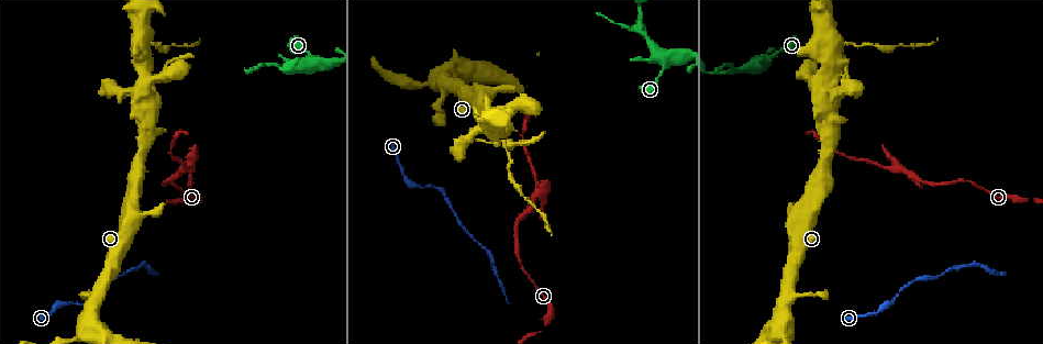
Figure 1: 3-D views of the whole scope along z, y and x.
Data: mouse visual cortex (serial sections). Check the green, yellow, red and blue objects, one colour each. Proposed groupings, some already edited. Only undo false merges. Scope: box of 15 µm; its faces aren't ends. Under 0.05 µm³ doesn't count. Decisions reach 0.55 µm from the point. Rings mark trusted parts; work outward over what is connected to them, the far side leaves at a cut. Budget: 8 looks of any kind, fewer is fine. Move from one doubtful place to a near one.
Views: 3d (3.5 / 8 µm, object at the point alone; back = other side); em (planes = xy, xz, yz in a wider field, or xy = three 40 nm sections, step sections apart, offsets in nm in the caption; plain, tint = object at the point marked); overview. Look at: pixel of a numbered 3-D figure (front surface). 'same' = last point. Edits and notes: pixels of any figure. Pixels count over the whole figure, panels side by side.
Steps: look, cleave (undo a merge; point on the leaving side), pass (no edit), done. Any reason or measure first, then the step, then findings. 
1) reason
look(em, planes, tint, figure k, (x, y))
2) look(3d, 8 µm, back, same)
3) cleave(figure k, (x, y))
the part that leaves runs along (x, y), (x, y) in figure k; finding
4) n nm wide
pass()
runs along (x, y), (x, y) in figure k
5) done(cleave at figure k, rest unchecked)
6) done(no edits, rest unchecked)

sharp bend
look(3d, 8 µm, figure 1, (76, 303))

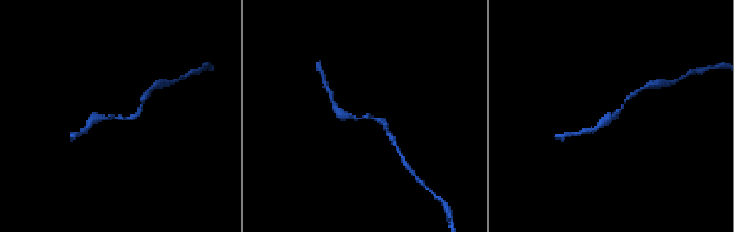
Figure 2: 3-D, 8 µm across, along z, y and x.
zoom in
look(3d, 3.5 µm, figure 2, (115, 118))

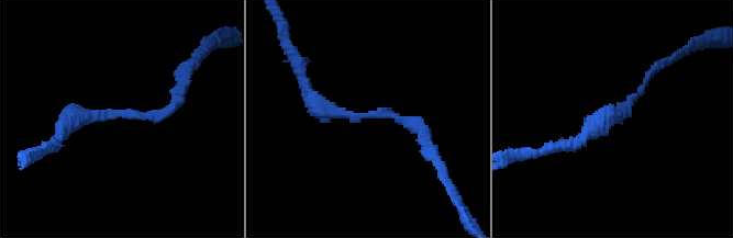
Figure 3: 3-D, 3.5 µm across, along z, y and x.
arms of 200, 300 nm; now the EM
look(em, planes, tint, figure 3, (122, 113))

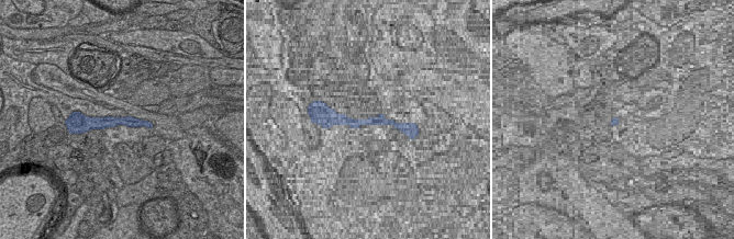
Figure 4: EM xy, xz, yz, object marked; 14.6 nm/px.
160 nm wide
pass()
runs along (87, 124), (115, 121), (147, 124) in figure 4; continuous, no second cell

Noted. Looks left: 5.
arms part here
look(3d, 3.5 µm, figure 1, (894, 167))

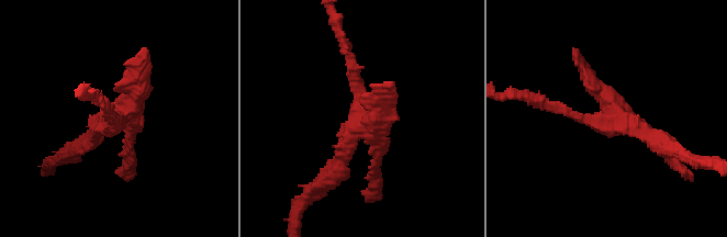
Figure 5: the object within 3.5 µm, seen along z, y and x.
need the tissue
look(em, xy, step 2, tint, figure 5, (359, 117))

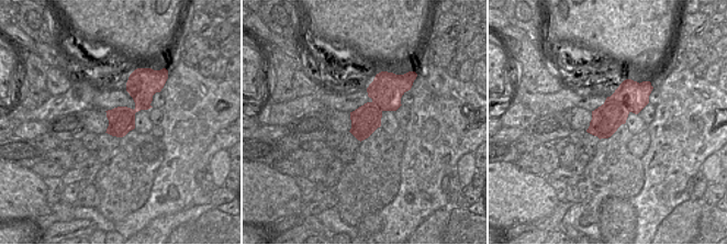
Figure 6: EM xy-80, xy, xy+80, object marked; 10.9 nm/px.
cleave(figure 5, (127, 80))
border along (611, 96), (629, 111) in figure 6; a second cell is stuck on

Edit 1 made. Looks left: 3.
redraw
look(overview)

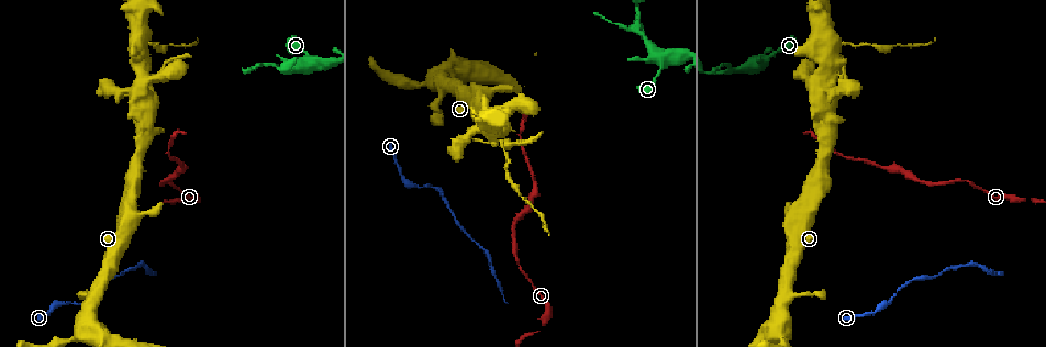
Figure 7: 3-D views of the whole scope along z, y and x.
a fork
look(3d, 8 µm, back, figure 7, (731, 70))

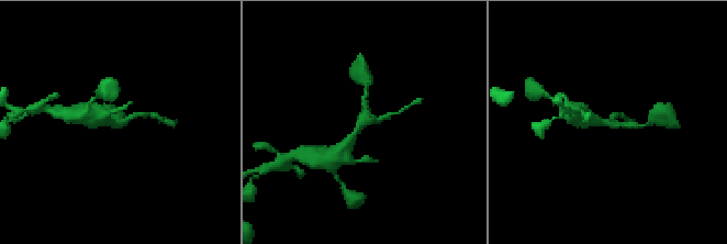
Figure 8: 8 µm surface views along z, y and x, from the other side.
look(3d, 3.5 µm, back, figure 8, (611, 123))

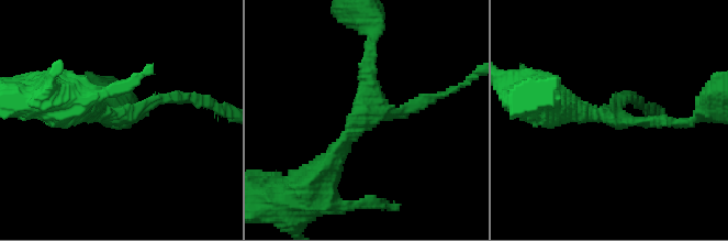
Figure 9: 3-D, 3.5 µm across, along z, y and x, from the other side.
pass()
runs along (321, 176), (365, 118), (368, 50) in figure 9; one cell here

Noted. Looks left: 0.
done(cleave at figure 5, rest unchecked)

